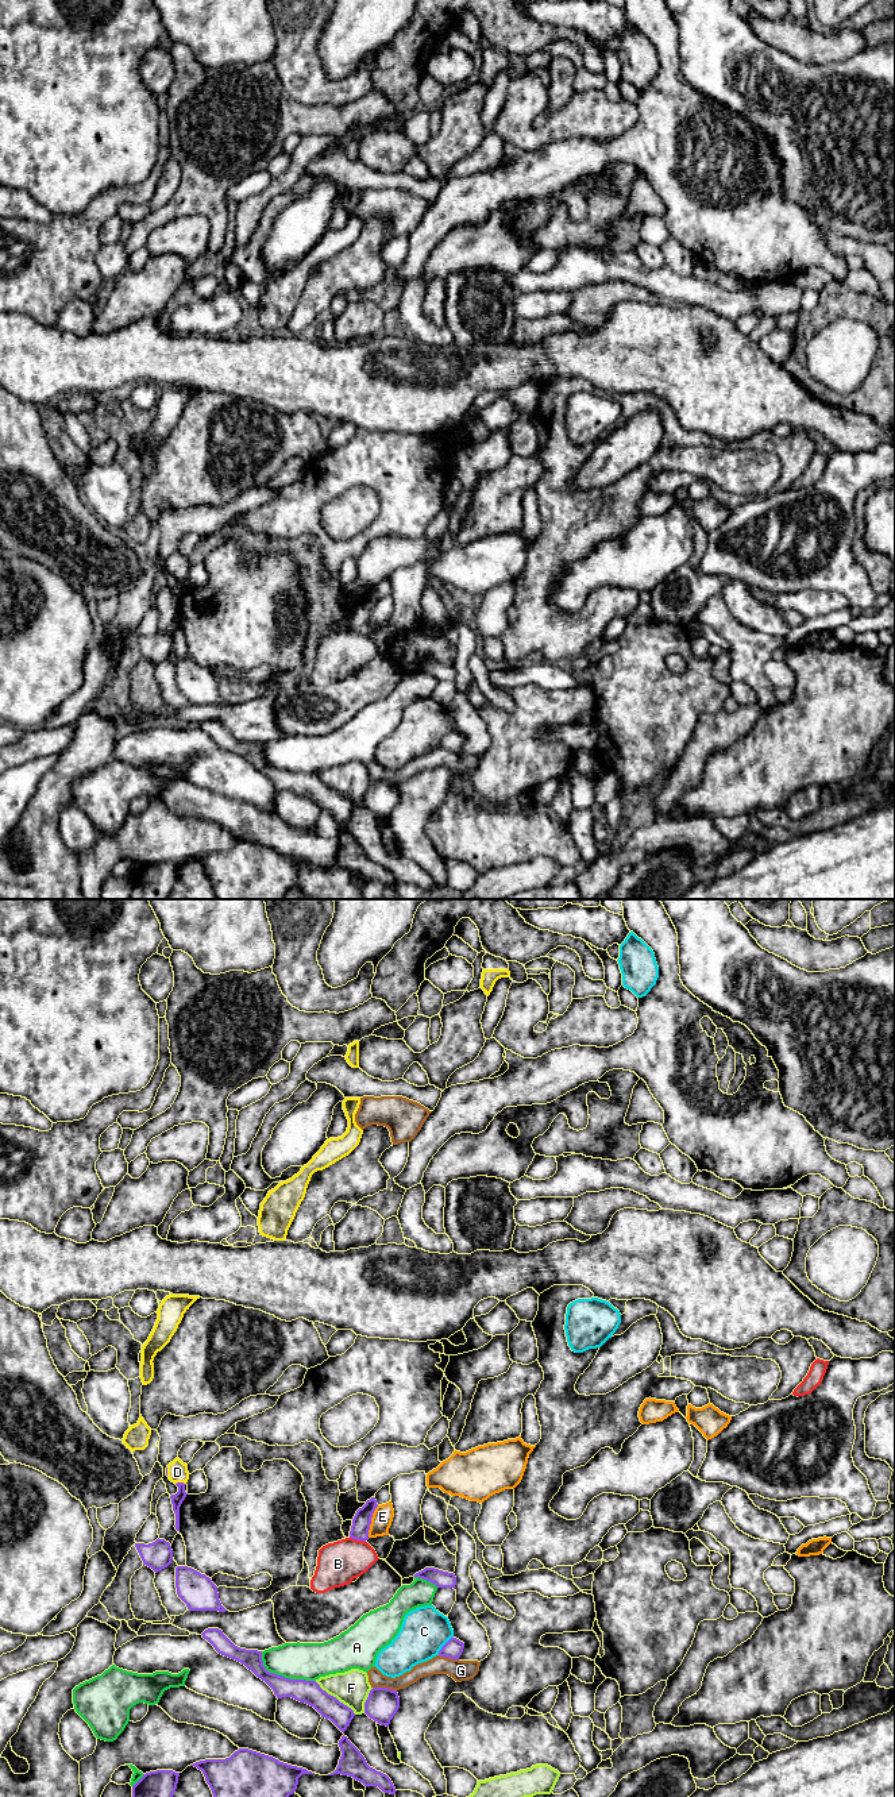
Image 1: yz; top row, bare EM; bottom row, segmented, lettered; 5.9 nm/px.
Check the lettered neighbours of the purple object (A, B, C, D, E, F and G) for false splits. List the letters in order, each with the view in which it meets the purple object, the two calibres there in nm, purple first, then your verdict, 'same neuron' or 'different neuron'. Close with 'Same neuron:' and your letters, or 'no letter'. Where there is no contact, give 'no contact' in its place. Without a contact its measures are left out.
A: meets purple in yz; 140 nm thick on the purple side, 220 nm on the other; different neuron
B: meets purple in yz; 110 nm thick on the purple side, 260 nm on the other; different neuron
C: meets purple in yz; 110 nm thick on the purple side, 280 nm on the other; different neuron
D: meets purple in yz; 70 nm thick on the purple side, 130 nm on the other; same neuron
E: meets purple in yz; 110 nm thick on the purple side, 120 nm on the other; different neuron
F: meets purple in yz; 140 nm thick on the purple side, 200 nm on the other; different neuron
G: meets purple in yz; 190 nm thick on the purple side, 100 nm on the other; different neuron
Same neuron: D

